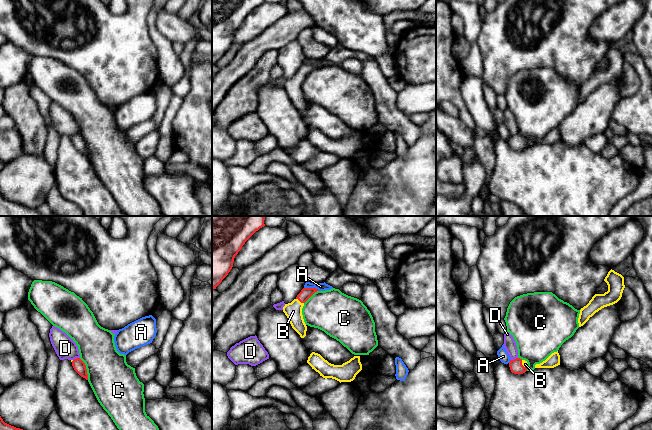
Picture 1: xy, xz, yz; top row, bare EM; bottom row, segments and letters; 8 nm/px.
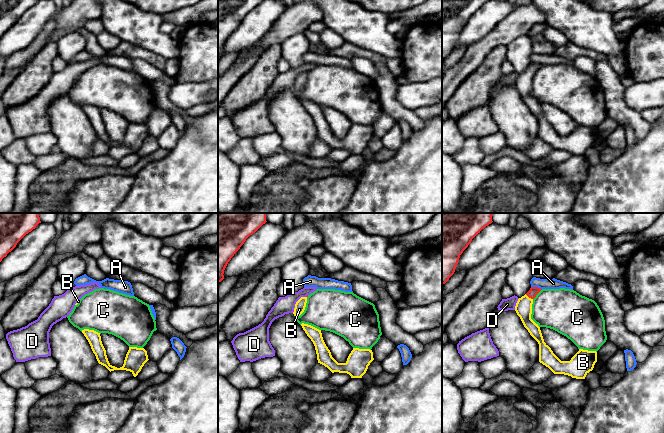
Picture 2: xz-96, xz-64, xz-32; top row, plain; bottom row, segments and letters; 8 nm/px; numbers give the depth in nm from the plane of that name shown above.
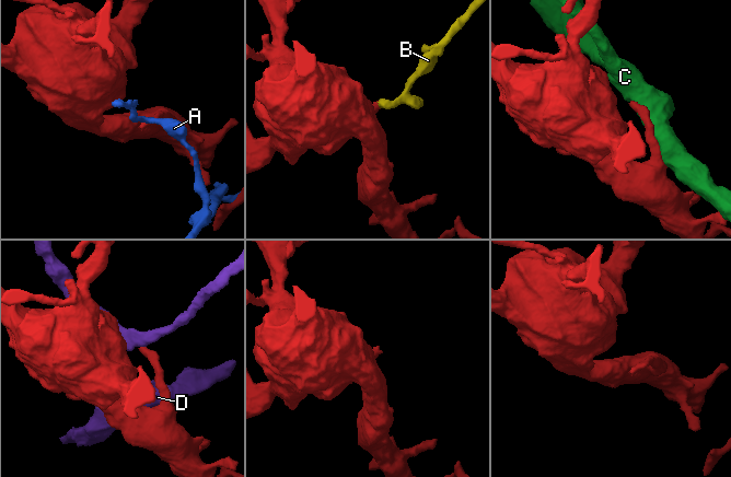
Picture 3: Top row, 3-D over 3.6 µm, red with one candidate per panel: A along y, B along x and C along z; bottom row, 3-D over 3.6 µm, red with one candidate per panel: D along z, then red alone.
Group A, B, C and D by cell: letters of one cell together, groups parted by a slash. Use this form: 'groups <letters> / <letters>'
groups A / B / C / D

